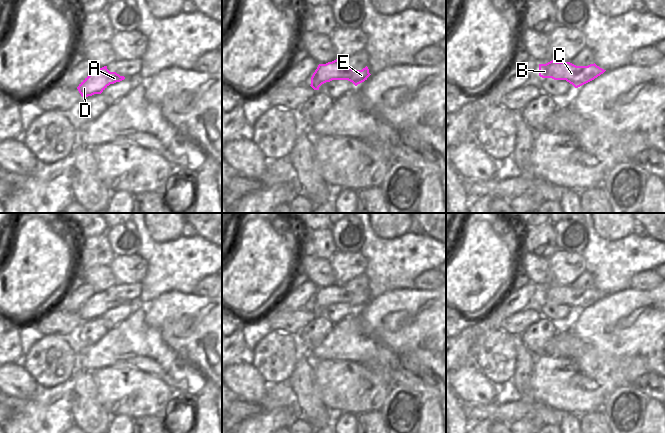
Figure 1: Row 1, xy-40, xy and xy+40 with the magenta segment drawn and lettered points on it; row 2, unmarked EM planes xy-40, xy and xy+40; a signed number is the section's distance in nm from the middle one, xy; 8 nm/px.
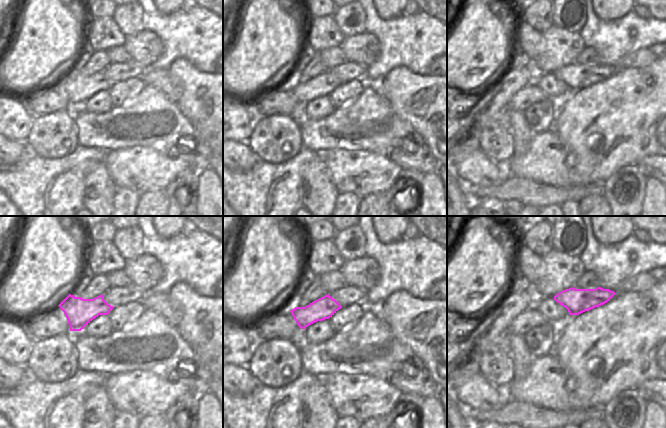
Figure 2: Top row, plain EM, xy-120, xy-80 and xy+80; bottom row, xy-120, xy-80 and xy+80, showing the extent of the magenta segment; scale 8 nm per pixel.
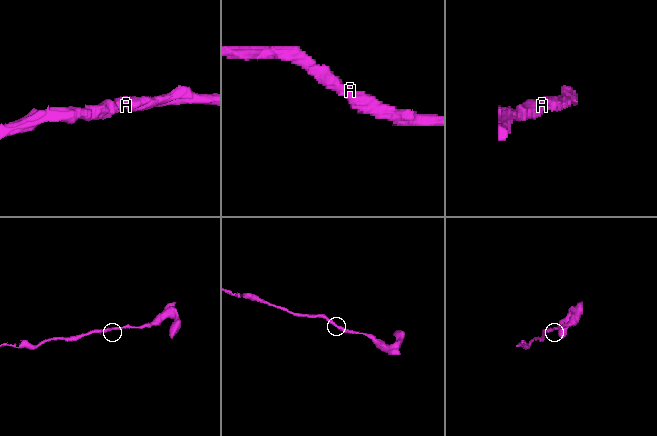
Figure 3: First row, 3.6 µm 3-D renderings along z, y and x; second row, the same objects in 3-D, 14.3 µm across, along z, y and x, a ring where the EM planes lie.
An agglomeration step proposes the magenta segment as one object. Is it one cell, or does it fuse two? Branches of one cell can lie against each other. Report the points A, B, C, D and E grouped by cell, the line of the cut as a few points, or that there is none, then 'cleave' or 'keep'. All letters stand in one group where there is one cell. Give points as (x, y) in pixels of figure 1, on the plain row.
A B C D E | no cut | keep

